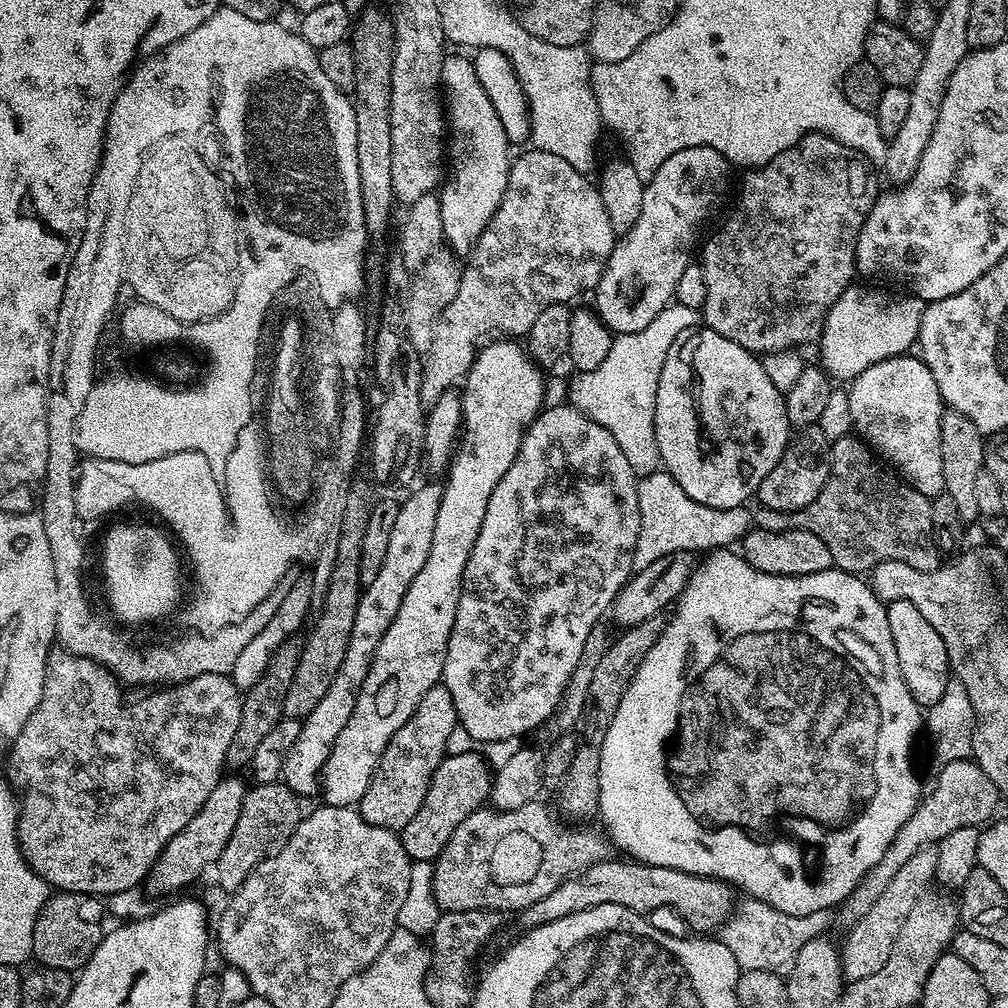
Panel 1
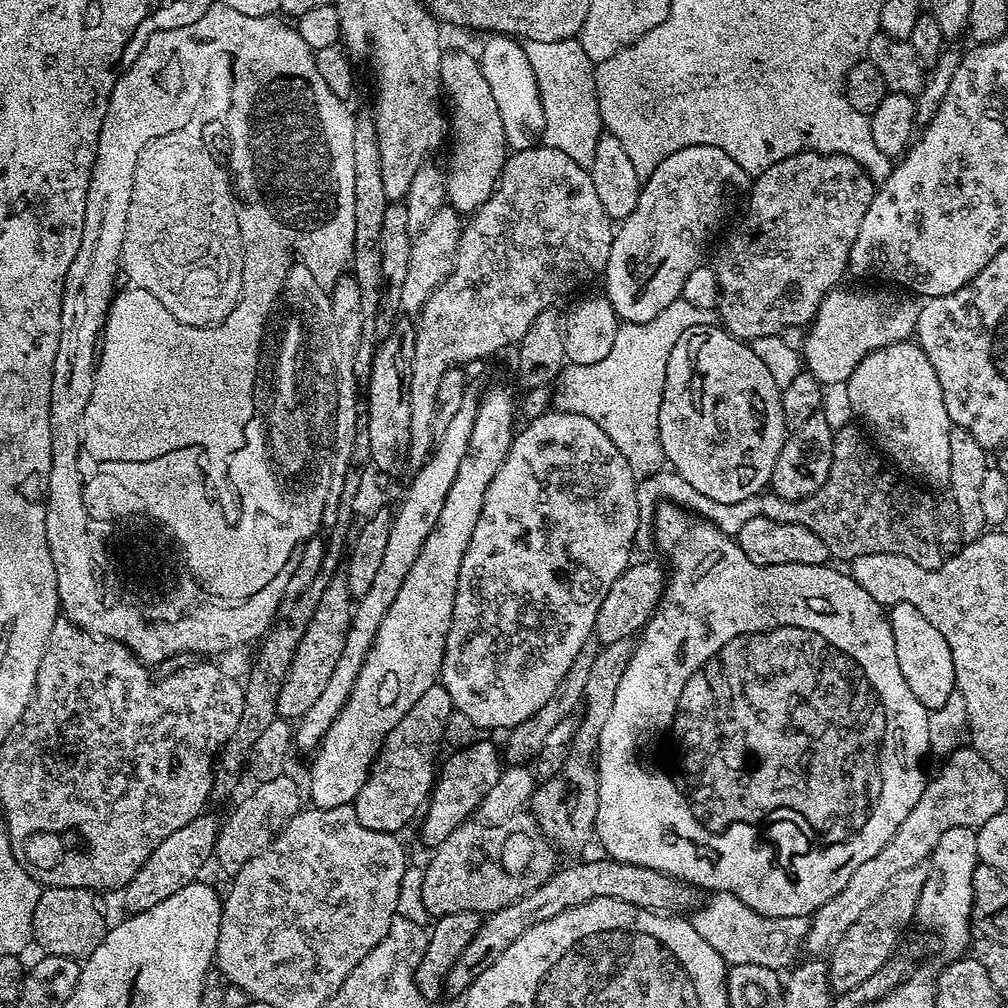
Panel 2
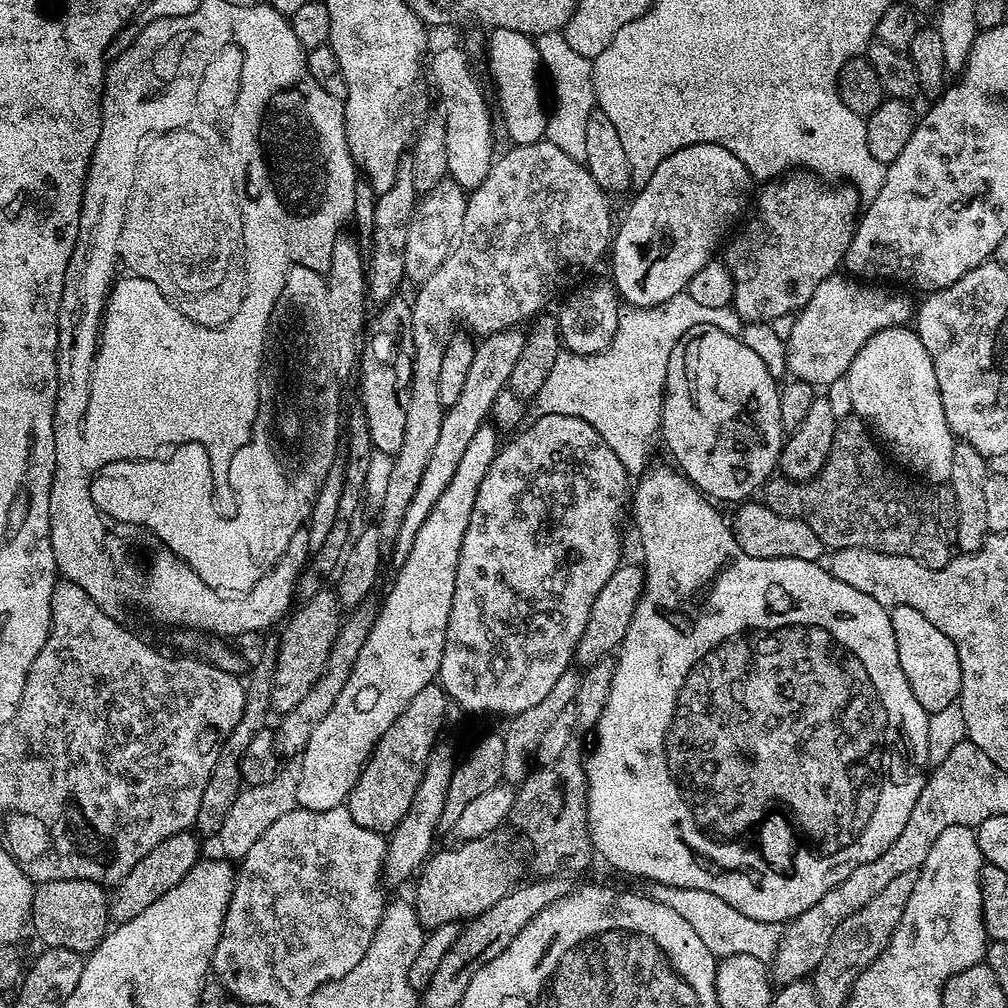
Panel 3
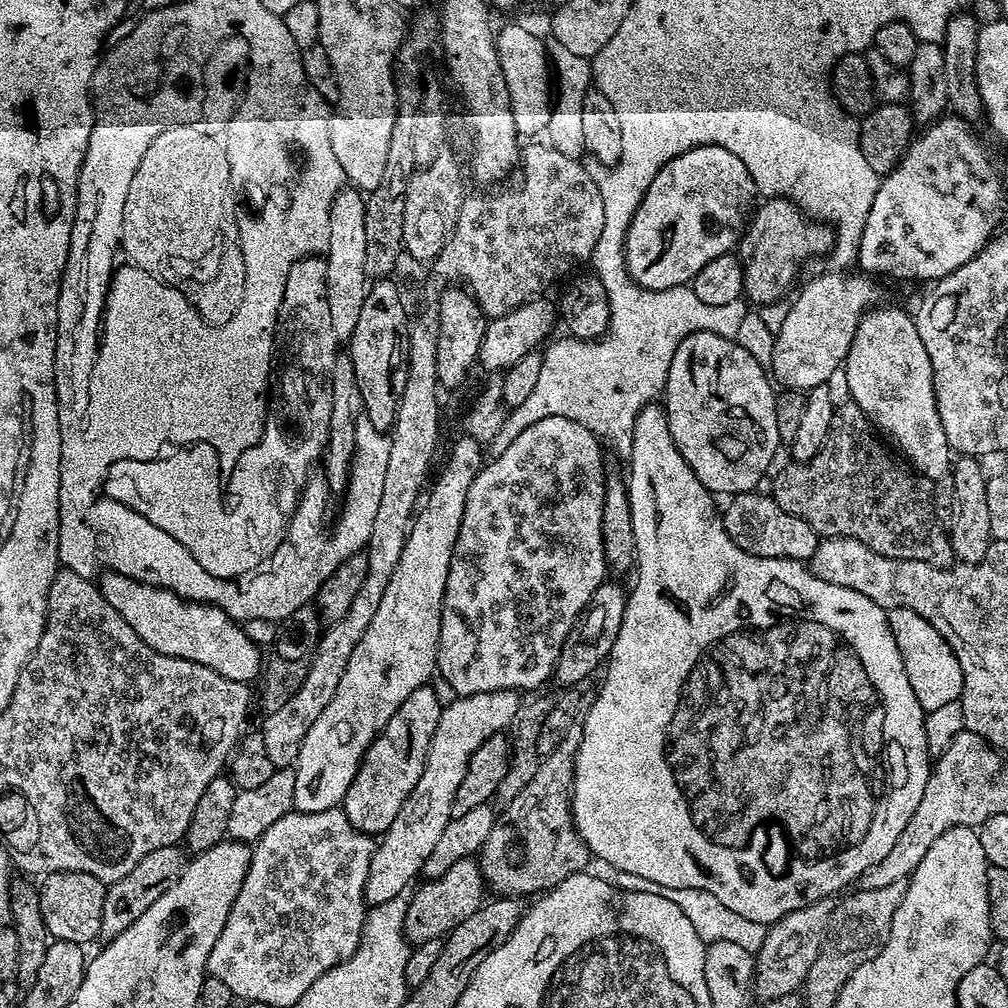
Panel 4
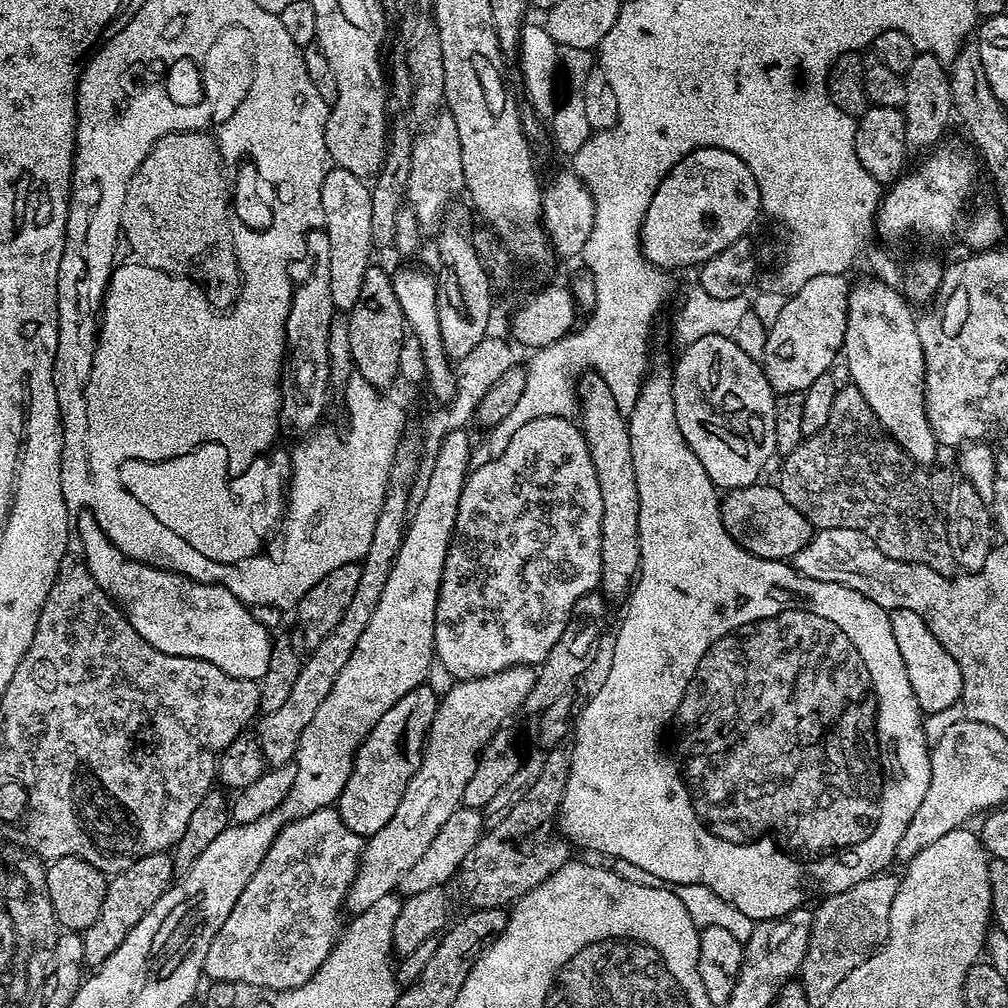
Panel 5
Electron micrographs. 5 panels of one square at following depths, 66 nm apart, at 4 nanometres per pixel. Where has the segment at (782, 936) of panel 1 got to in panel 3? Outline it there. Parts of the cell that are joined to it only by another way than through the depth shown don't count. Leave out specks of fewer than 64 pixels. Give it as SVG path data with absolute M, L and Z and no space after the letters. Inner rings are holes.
M651 882L645 883L643 887L643 895L670 906L670 910L675 910L681 918L686 918L686 923L694 929L694 934L702 938L706 950L710 950L717 958L734 954L751 954L754 958L768 962L778 950L780 937L784 934L784 924L767 924L758 922L754 918L746 918L746 914L738 914L738 910L734 910L730 902L722 902L718 894L710 894L706 890L675 888L669 884Z

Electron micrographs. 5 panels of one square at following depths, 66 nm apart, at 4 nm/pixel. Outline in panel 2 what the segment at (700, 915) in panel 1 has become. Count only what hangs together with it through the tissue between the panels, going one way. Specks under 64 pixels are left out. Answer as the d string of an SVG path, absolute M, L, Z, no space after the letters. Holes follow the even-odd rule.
M611 858L604 860L584 860L581 864L572 864L569 868L557 867L551 878L542 882L528 896L510 902L510 906L502 906L498 910L487 913L480 921L480 929L474 938L450 966L450 974L444 980L444 991L450 997L463 997L468 987L486 970L486 966L494 966L498 958L512 945L530 926L538 926L538 922L550 922L550 918L558 918L566 910L574 906L582 906L594 898L618 898L622 902L630 902L630 906L651 908L653 910L691 909L697 903L697 889L683 880L662 874L658 870L650 870L637 864L623 864ZM693 903L693 904L692 904ZM692 904L692 905L691 905Z

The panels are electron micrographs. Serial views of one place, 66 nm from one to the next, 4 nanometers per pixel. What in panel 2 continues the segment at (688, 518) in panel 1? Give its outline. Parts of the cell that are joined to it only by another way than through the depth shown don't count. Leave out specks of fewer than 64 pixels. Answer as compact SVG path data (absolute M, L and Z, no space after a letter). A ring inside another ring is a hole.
M661 469L659 472L654 472L649 476L643 477L637 481L636 493L638 494L639 506L639 529L636 531L635 545L640 549L651 546L654 540L653 522L655 519L655 509L657 502L660 498L669 496L671 503L677 507L682 507L695 515L700 516L701 519L708 521L709 524L714 525L716 528L722 530L731 536L740 533L742 527L746 526L746 522L750 522L751 518L763 516L763 495L751 495L744 498L740 502L724 503L716 502L712 498L707 498L706 495L700 495L694 486L689 484L680 475L669 469Z

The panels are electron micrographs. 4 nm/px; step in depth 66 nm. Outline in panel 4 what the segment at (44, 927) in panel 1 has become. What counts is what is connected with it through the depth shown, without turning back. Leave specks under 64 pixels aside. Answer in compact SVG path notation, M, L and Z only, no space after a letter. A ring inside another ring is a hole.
M55 872L43 877L41 884L44 885L39 885L38 895L42 922L52 940L88 946L92 939L95 941L99 937L102 926L102 906L108 893L102 881L94 878L94 874Z

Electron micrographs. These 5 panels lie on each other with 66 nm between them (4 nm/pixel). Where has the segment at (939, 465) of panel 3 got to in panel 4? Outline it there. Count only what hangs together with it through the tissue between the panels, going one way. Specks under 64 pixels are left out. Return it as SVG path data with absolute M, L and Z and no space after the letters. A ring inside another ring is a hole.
M877 306L865 311L864 317L858 322L854 342L850 342L848 357L842 365L846 370L846 382L850 386L850 400L868 415L873 429L879 430L885 437L888 435L892 439L891 447L931 482L949 475L950 449L946 442L946 430L942 430L942 422L938 418L930 354L926 354L926 346L922 346L922 338L918 338L915 319L909 313L907 316L900 308L884 307Z

